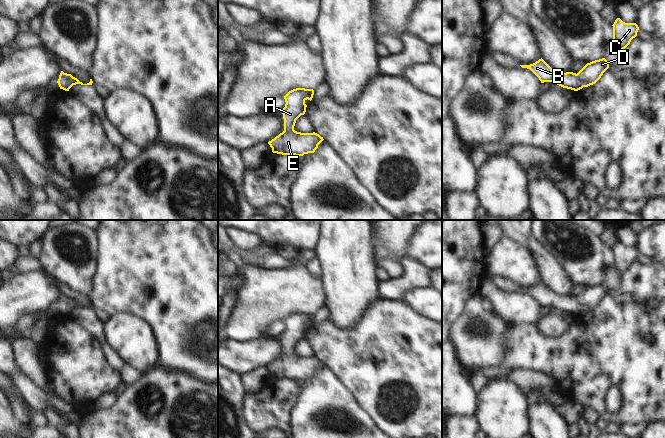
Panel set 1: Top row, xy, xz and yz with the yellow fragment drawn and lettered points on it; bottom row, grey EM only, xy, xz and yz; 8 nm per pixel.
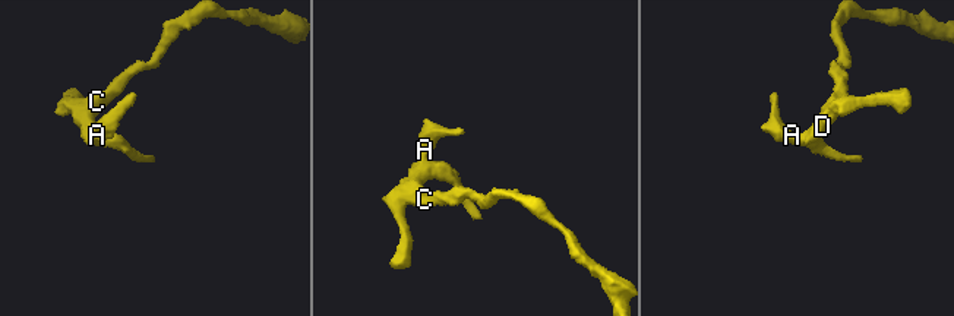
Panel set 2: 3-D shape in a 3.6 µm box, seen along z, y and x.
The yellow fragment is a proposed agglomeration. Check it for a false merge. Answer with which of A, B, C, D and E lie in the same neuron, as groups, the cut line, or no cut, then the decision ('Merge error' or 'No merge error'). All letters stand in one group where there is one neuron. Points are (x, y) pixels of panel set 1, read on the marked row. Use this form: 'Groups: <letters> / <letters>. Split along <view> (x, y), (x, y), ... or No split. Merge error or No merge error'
Groups: A B C D E. No split. No merge error

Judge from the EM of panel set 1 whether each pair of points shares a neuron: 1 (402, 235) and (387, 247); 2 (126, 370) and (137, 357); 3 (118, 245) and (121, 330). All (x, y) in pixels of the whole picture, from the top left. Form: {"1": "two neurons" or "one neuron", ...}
{"1": "one neuron", "2": "two neurons", "3": "two neurons"}

